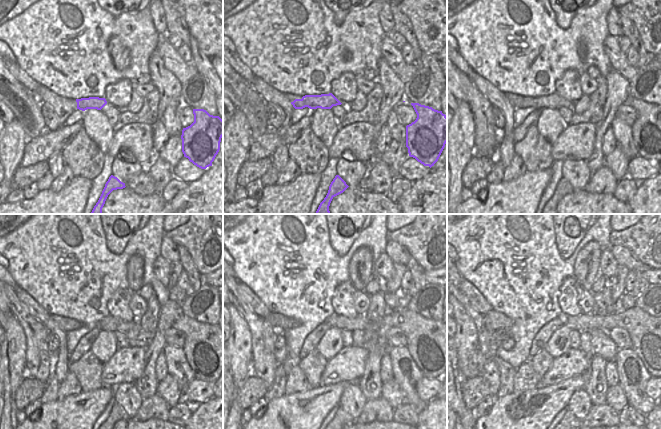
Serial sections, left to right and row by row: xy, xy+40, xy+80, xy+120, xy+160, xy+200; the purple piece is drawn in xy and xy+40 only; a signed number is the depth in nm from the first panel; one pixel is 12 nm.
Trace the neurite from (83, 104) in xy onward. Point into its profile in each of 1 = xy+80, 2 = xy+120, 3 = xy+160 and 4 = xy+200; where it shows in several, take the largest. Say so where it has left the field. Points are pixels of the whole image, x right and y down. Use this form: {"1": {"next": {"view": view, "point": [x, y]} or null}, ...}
{"1": {"next": {"view": "xy+80", "point": [554, 101]}}, "2": {"next": {"view": "xy+120", "point": [109, 323]}}, "3": {"next": {"view": "xy+160", "point": [426, 339]}}, "4": {"next": {"view": "xy+200", "point": [650, 336]}}}

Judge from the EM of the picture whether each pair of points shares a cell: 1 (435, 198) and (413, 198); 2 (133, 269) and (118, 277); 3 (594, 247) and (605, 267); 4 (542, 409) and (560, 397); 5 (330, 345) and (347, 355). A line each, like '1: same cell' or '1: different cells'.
1: same cell
2: different cells
3: different cells
4: same cell
5: different cells

